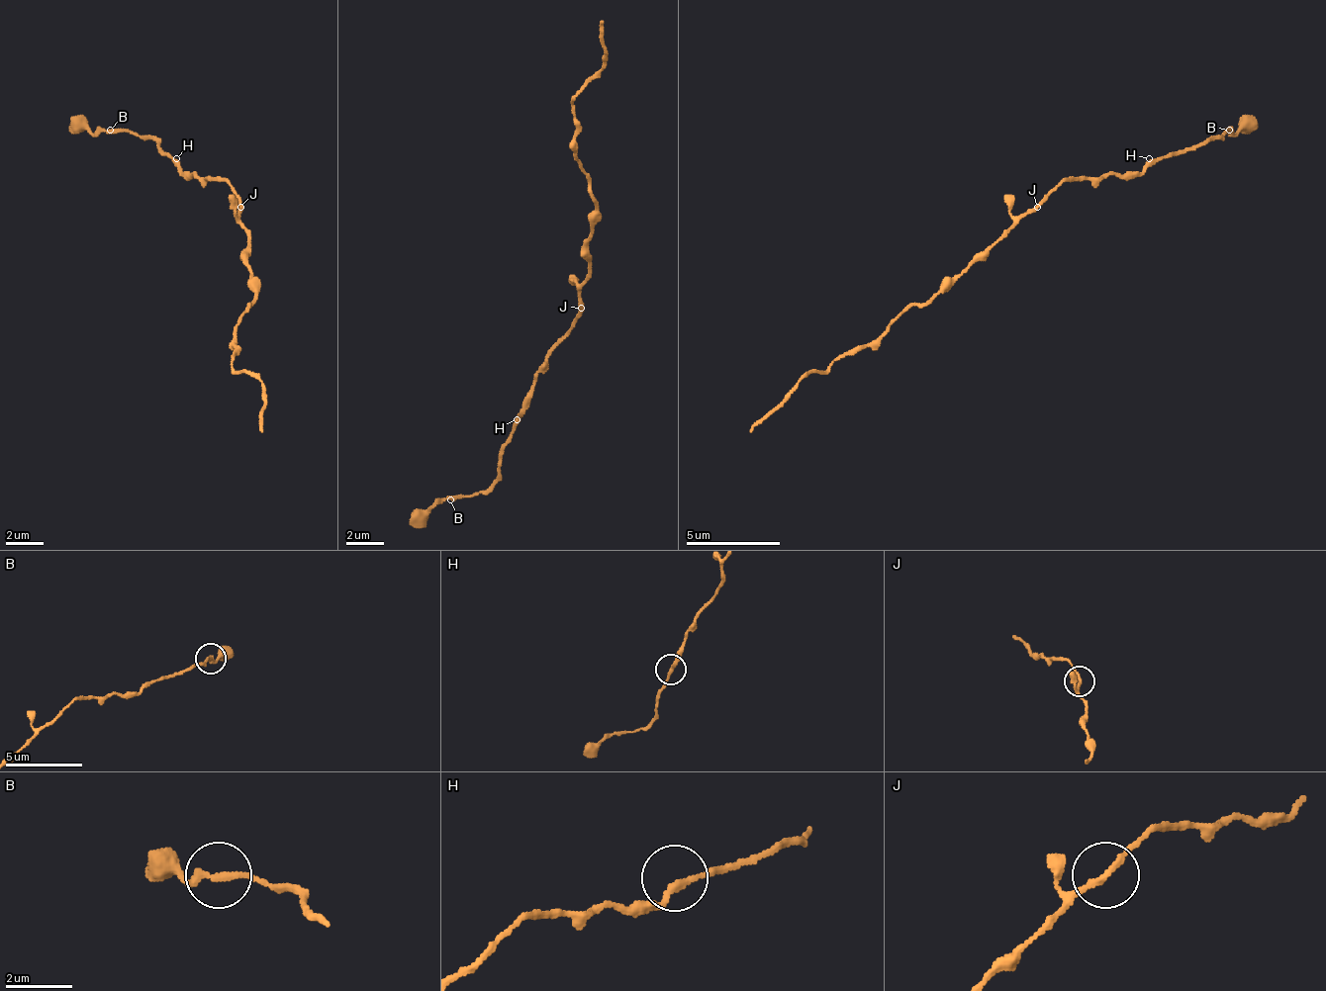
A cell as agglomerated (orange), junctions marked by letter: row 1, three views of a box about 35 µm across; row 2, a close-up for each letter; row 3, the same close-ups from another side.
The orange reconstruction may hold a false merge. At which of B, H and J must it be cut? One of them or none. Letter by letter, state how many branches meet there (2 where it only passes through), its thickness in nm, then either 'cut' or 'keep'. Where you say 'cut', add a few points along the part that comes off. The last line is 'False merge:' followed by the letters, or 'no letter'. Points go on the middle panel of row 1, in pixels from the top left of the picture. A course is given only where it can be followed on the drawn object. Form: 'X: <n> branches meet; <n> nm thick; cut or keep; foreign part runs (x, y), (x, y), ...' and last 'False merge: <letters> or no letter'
B: 2 branches meet; 220 nm thick; keep
H: 2 branches meet; 180 nm thick; keep
J: 2 branches meet; 190 nm thick; keep
False merge: no letter

